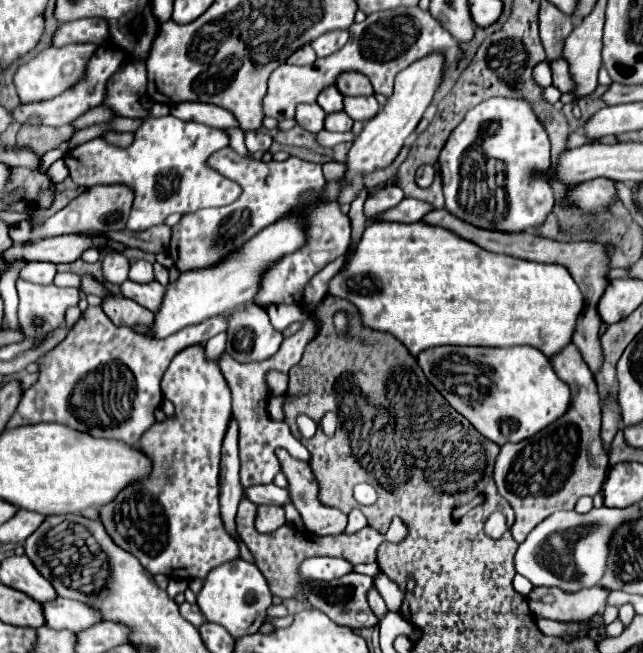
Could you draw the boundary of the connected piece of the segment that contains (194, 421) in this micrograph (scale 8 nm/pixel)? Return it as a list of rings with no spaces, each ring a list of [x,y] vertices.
[[[194,344],[180,350],[174,356],[174,364],[168,366],[168,372],[162,380],[162,394],[176,406],[176,416],[168,418],[162,424],[154,424],[140,440],[140,448],[154,462],[154,472],[148,480],[128,486],[112,504],[100,508],[102,524],[110,532],[112,540],[134,554],[140,564],[150,574],[172,576],[174,570],[196,566],[196,578],[206,578],[214,566],[220,566],[228,560],[234,560],[238,544],[228,536],[224,522],[220,518],[218,504],[218,470],[220,470],[220,446],[230,420],[230,386],[224,380],[224,374],[218,366],[218,358],[208,358],[204,346]]]

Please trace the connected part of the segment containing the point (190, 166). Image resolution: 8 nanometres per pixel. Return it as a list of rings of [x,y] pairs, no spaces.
[[[144,112],[140,118],[144,118],[144,124],[134,132],[134,142],[128,148],[116,148],[102,138],[94,138],[64,154],[70,178],[78,186],[124,184],[134,192],[134,204],[126,224],[128,230],[142,232],[150,226],[164,224],[174,212],[190,214],[202,208],[228,206],[242,194],[242,188],[236,182],[208,166],[208,158],[214,152],[230,146],[226,130],[184,122],[172,114],[150,118]]]

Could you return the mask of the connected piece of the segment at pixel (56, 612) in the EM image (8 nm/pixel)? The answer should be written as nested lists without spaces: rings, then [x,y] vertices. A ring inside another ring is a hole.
[[[56,598],[42,606],[44,606],[46,624],[54,630],[70,630],[78,634],[102,622],[102,612],[96,606],[78,600]]]

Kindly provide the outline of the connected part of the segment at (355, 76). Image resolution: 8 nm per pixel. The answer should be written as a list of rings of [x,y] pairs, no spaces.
[[[346,72],[338,76],[336,88],[344,94],[344,96],[372,96],[374,88],[370,84],[370,80],[358,72]]]

